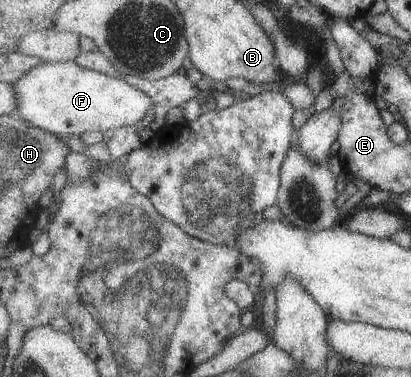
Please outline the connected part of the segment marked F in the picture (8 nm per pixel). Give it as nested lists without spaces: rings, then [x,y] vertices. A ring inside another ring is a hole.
[[[76,61],[50,62],[32,68],[16,84],[18,110],[16,116],[55,136],[103,132],[122,126],[138,125],[154,108],[154,100],[144,90],[95,70],[82,68]]]

